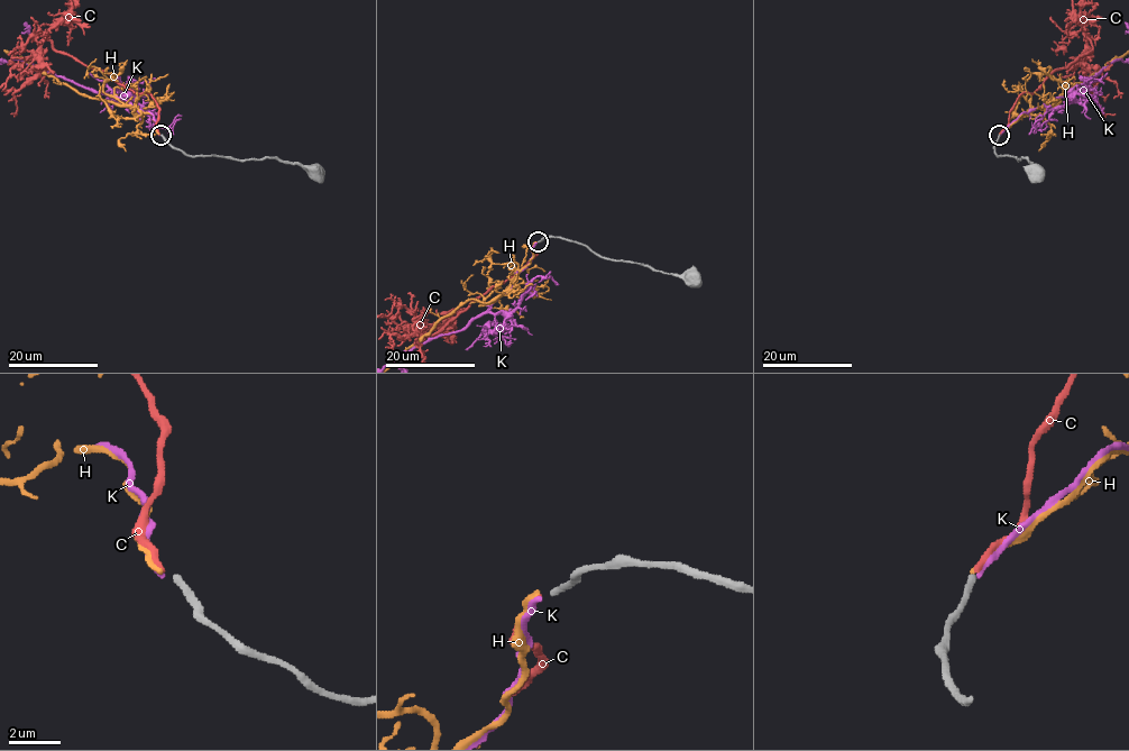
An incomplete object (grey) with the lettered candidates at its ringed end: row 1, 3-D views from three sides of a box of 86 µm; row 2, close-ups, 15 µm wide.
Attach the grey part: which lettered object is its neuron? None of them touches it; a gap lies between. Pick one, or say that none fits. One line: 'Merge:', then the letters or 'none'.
Merge: C

